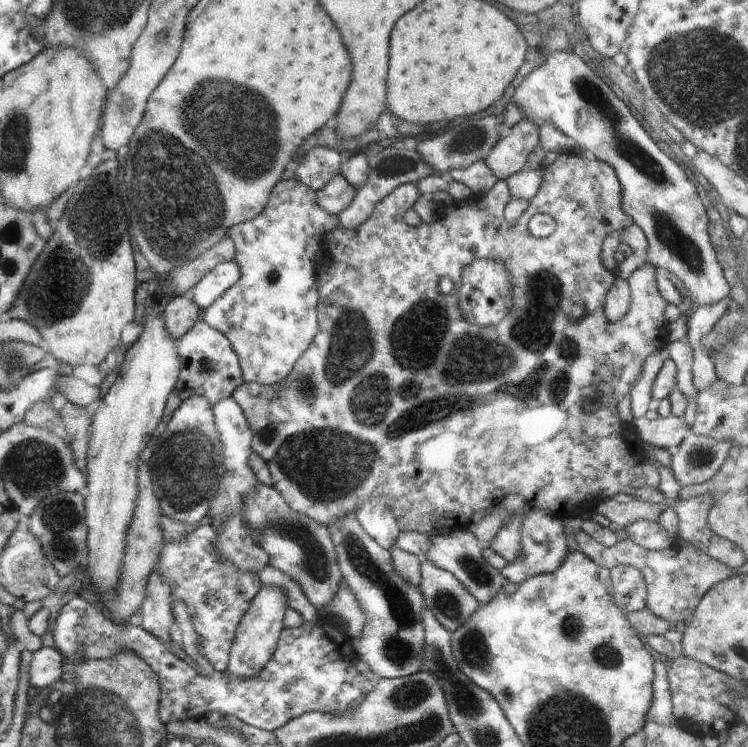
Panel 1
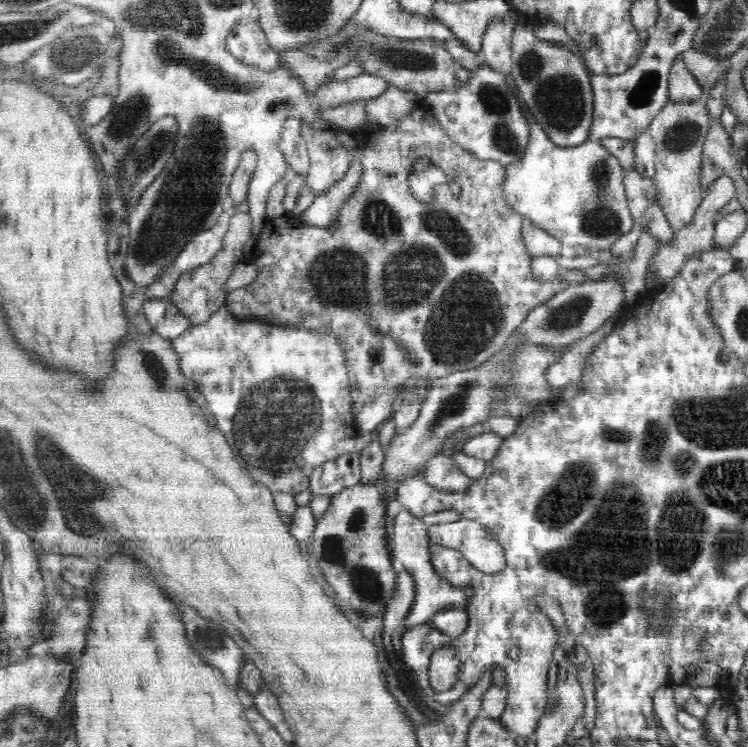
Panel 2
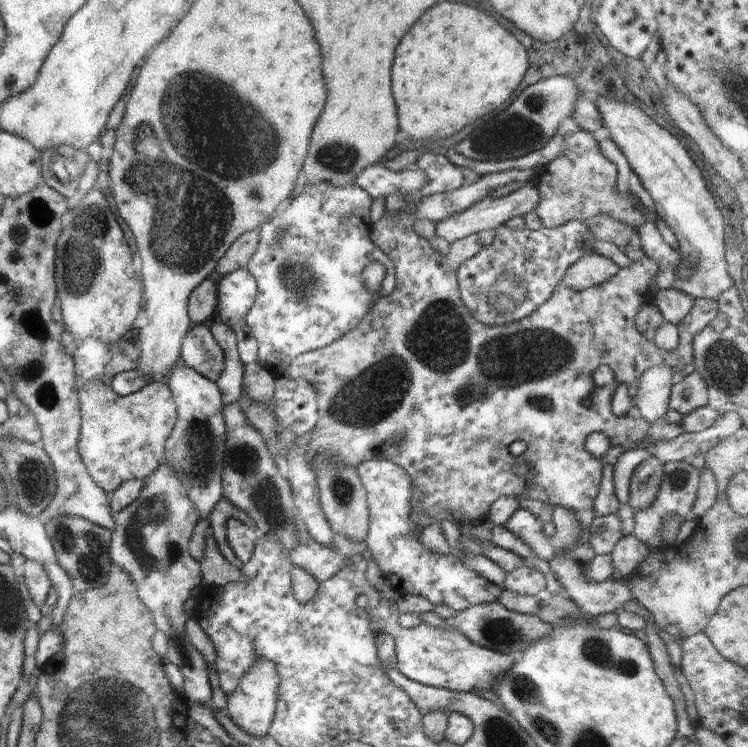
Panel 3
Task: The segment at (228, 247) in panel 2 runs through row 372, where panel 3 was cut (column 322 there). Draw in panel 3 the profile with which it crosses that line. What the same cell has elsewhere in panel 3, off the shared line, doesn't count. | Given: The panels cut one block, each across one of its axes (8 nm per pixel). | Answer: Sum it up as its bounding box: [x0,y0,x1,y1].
[288,150,718,564]

